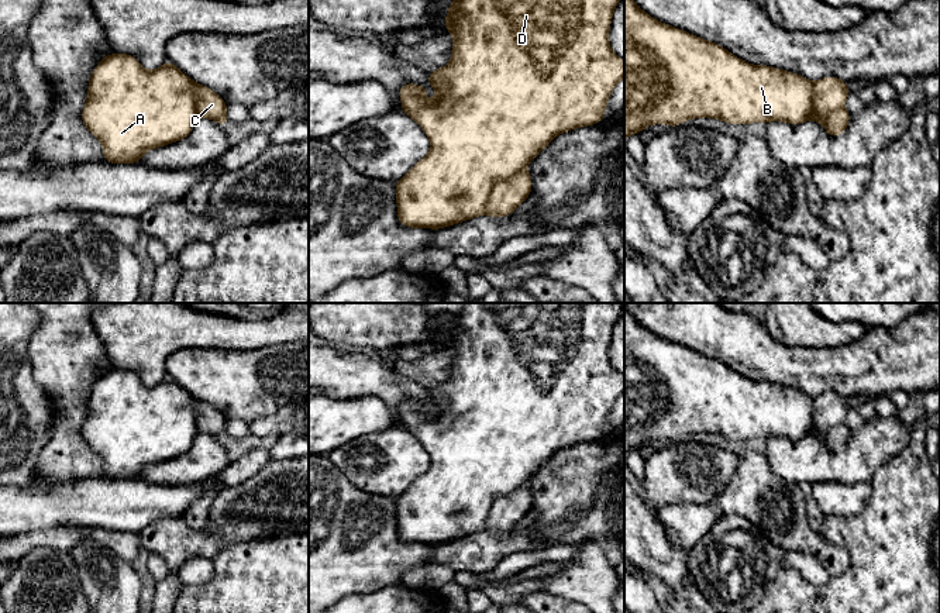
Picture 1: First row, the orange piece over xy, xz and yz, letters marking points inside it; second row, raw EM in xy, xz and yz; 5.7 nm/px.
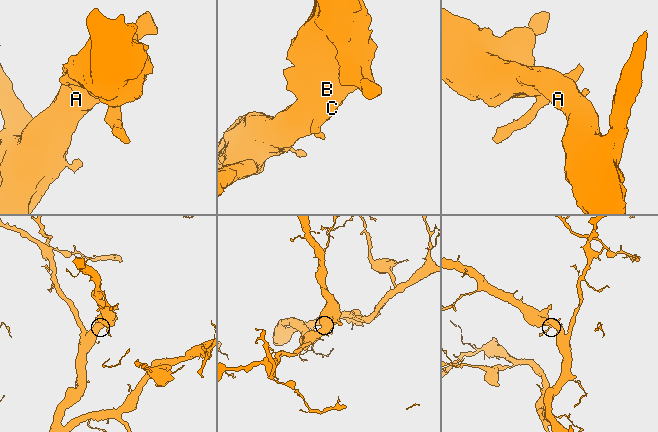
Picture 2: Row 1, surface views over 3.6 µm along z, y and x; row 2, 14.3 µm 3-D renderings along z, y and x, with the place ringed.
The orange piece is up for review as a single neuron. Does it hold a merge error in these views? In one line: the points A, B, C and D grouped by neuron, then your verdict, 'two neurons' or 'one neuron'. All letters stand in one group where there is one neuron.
A B D / C | two neurons

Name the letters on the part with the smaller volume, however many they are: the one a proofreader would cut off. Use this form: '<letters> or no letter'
C

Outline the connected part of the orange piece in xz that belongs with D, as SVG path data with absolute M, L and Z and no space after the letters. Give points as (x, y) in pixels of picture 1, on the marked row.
M451 0L450 11L445 14L445 30L454 37L451 61L447 66L427 73L428 83L437 89L437 93L428 103L424 97L427 93L424 86L404 83L399 89L402 111L414 120L430 140L430 152L395 183L400 225L440 230L483 216L492 189L524 169L558 134L599 124L603 120L607 100L614 86L624 78L624 61L612 51L609 44L613 11L619 1L620 0Z

